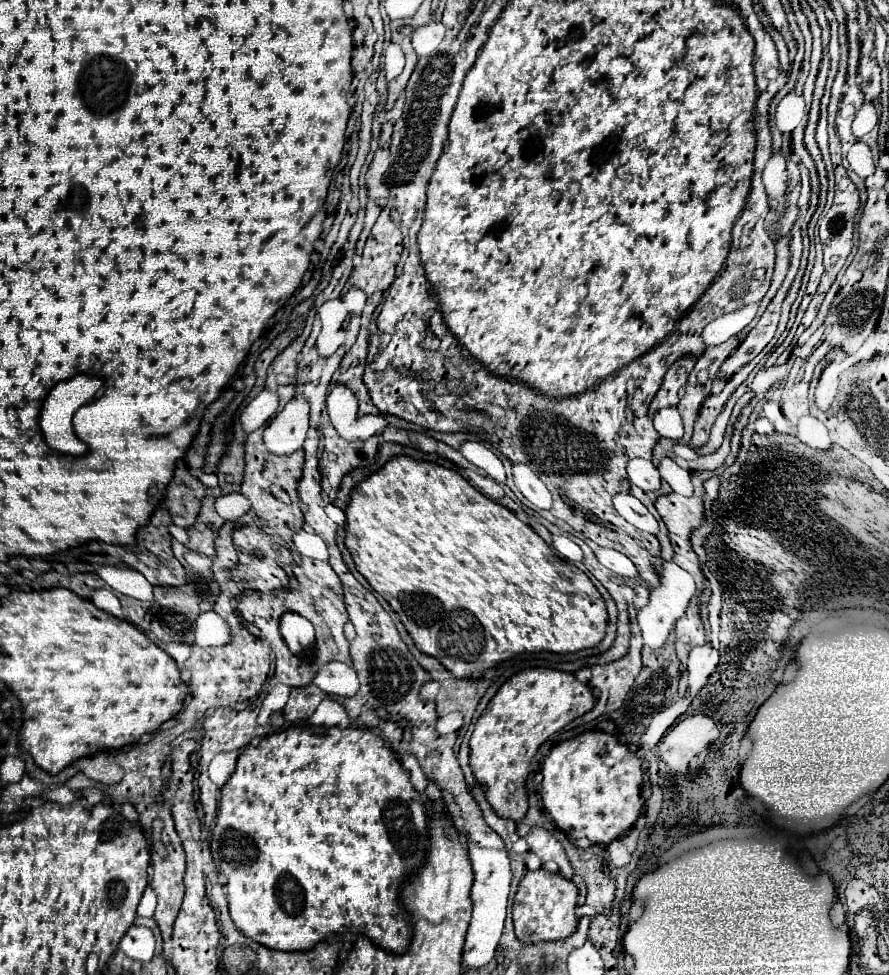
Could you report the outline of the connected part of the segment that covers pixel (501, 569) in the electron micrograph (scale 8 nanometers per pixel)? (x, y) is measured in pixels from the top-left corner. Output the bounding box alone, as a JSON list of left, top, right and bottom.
[346,456,606,678]

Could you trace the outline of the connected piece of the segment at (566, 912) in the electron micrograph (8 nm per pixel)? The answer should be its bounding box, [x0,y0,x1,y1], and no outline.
[514,868,578,944]

